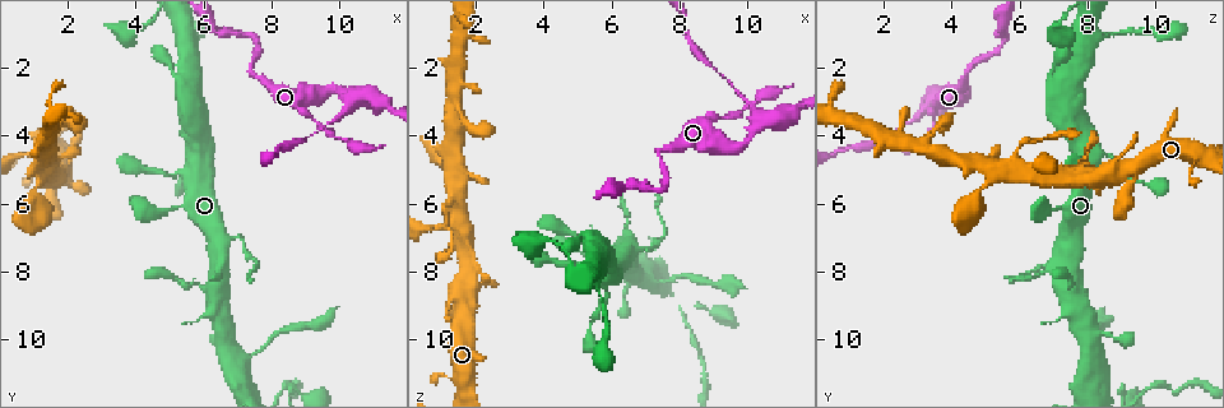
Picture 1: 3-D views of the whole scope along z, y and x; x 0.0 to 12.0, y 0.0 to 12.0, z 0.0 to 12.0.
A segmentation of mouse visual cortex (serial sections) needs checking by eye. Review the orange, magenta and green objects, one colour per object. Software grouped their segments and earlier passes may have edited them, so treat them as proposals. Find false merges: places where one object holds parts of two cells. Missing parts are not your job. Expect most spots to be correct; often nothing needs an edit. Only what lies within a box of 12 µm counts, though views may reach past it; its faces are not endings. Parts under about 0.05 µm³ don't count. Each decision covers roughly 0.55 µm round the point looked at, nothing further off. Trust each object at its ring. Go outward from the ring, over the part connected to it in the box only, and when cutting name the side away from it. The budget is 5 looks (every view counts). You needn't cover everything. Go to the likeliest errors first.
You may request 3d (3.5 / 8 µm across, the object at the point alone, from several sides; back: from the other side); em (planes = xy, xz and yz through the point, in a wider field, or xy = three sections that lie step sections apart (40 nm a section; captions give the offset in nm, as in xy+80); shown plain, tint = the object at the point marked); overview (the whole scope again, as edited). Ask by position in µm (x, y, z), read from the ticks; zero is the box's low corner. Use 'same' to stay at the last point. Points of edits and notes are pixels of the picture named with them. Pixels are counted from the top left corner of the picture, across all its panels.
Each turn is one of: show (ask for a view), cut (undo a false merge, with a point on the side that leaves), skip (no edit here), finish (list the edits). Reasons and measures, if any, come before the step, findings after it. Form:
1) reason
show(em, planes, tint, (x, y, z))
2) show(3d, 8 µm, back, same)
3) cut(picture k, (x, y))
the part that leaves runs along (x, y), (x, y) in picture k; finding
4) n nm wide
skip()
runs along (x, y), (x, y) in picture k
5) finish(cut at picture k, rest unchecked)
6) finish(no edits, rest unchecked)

show(3d, 3.5 µm, (7.6, 1.2, 5.5))

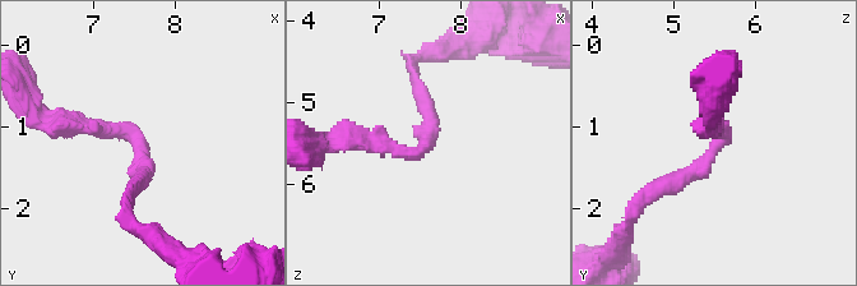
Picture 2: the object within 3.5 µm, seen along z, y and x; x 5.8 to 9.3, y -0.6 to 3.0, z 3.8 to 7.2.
arms of 200, 200 nm; now the EM
show(em, xy, step 1, tint, (7.55, 1.25, 5.55))

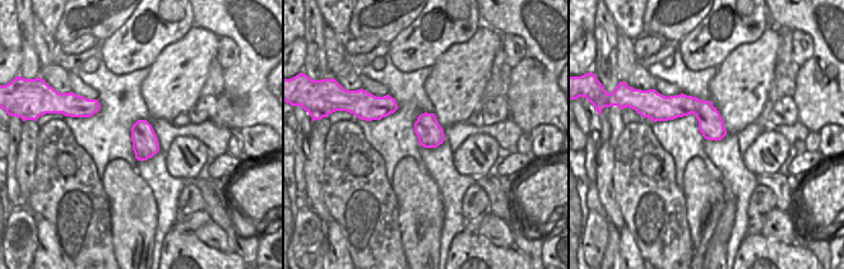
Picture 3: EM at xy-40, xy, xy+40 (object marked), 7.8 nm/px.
show(em, xy, step 3, tint, same)

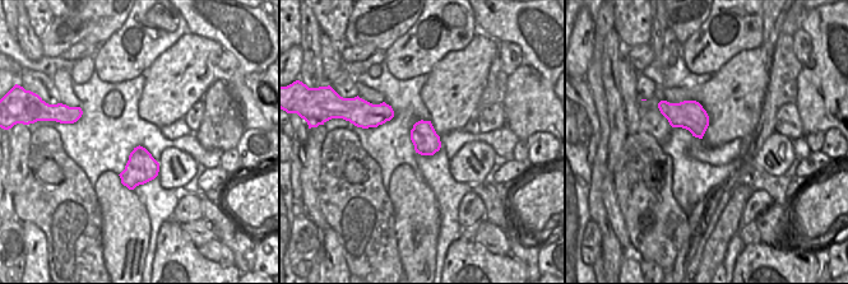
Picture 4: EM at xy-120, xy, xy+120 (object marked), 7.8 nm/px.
skip()
runs along (131, 192), (143, 160), (124, 129), (61, 125) in picture 2; continuous, no second cell

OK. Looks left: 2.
thin arm on a thick one
show(3d, 3.5 µm, (6.5, 7.8, 7.1))

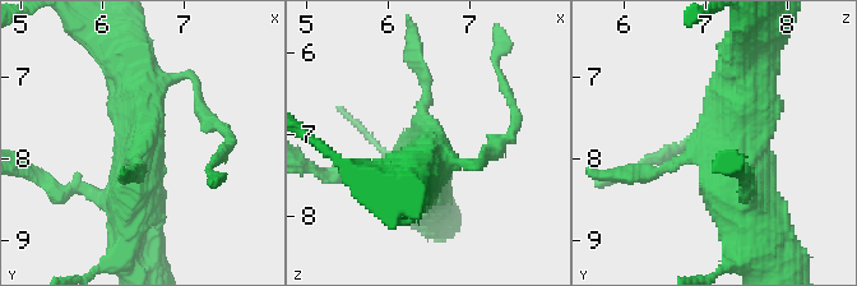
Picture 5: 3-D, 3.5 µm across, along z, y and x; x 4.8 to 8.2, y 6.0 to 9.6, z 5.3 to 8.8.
show(em, xy, step 5, tint, (6.45, 7.90, 7.15))

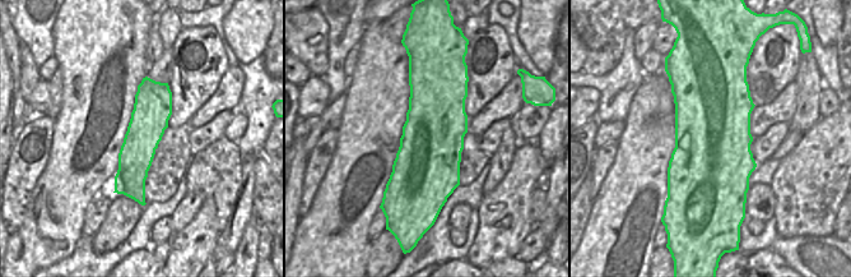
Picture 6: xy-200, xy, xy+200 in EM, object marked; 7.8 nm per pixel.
skip()
runs along (147, 81), (139, 198) in picture 6; all the same cell

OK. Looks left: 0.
finish(no edits, rest unchecked)

